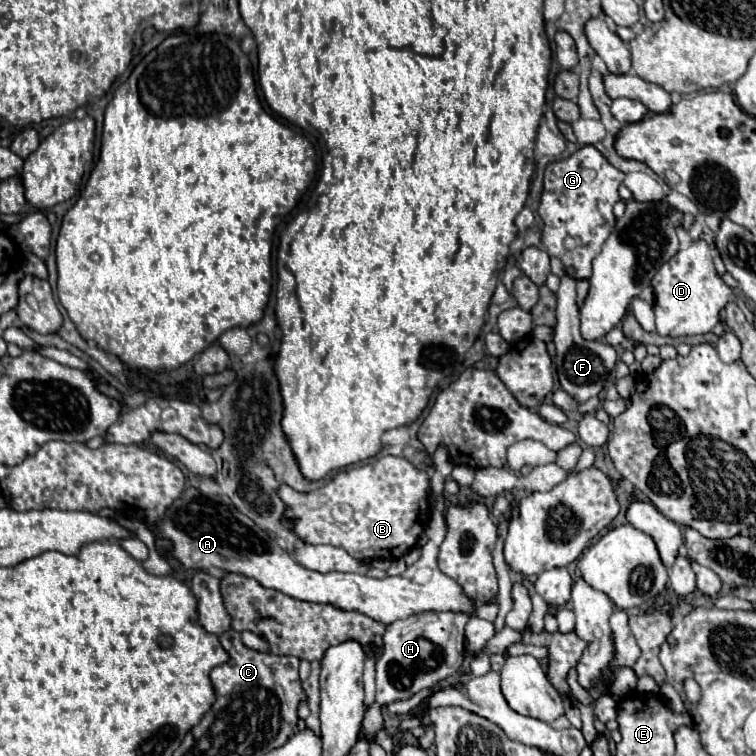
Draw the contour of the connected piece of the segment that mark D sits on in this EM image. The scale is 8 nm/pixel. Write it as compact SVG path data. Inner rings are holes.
M696 241L668 259L654 275L652 287L656 293L656 331L658 335L666 337L710 333L712 327L720 321L718 315L724 303L734 301L734 291L718 277L714 269L710 247L706 245L706 241Z

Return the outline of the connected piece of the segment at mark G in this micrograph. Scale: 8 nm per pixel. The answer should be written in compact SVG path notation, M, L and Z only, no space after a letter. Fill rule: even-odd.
M584 145L568 159L546 167L544 193L538 207L538 215L544 221L540 247L550 257L558 257L570 277L588 279L592 275L592 259L600 253L616 225L612 207L620 201L618 187L622 181L624 173L612 167L594 145Z

